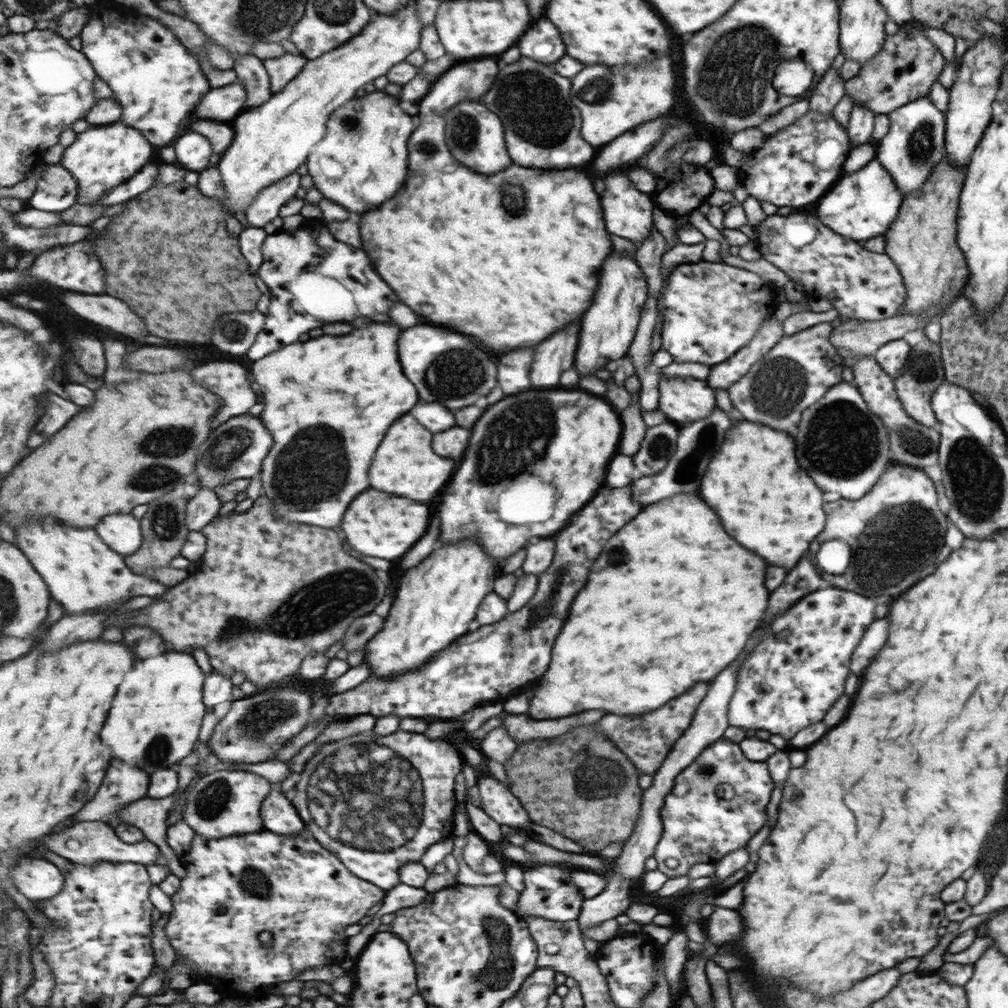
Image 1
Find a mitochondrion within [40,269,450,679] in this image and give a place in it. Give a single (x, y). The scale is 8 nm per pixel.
(308, 611)

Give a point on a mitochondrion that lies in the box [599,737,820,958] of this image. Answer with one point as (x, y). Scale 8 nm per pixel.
(706, 767)

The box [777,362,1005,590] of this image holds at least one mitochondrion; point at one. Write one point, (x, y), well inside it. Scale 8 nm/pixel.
(840, 441)

